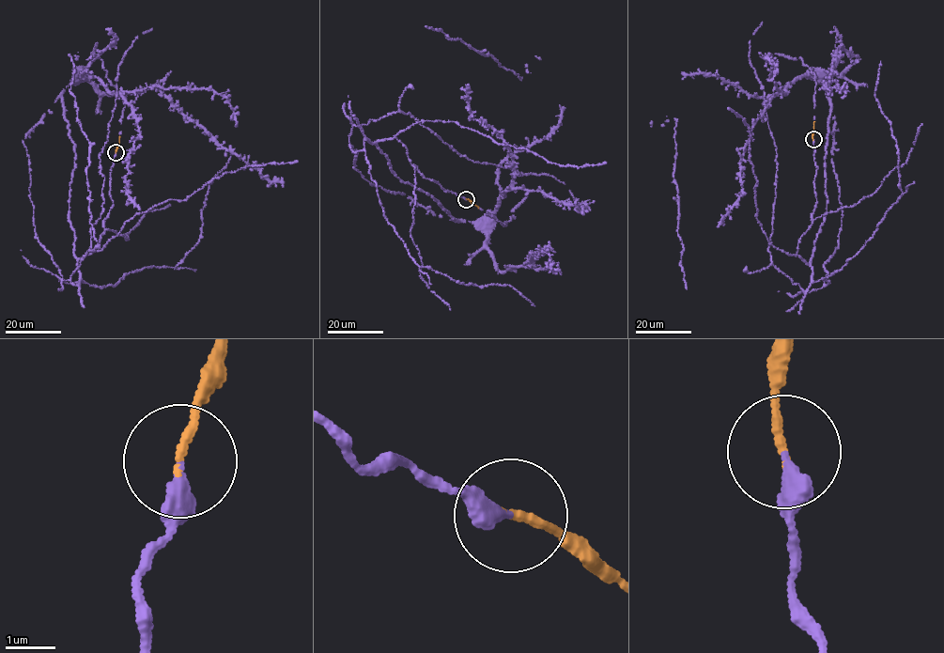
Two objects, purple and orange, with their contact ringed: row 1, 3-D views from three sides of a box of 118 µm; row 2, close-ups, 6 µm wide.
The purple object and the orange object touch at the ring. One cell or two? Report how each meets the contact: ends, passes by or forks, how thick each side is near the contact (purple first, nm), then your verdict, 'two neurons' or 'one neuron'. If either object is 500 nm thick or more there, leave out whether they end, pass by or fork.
purple ends | orange ends | 280/150 nm | one neuron

